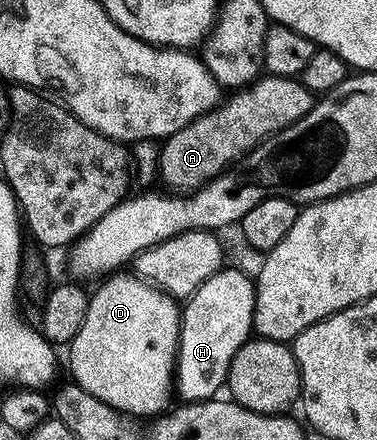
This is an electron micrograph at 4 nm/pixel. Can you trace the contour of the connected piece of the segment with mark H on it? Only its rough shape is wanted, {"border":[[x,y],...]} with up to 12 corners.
{"border":[[217,271],[181,308],[176,395],[223,390],[254,331],[254,284]]}

